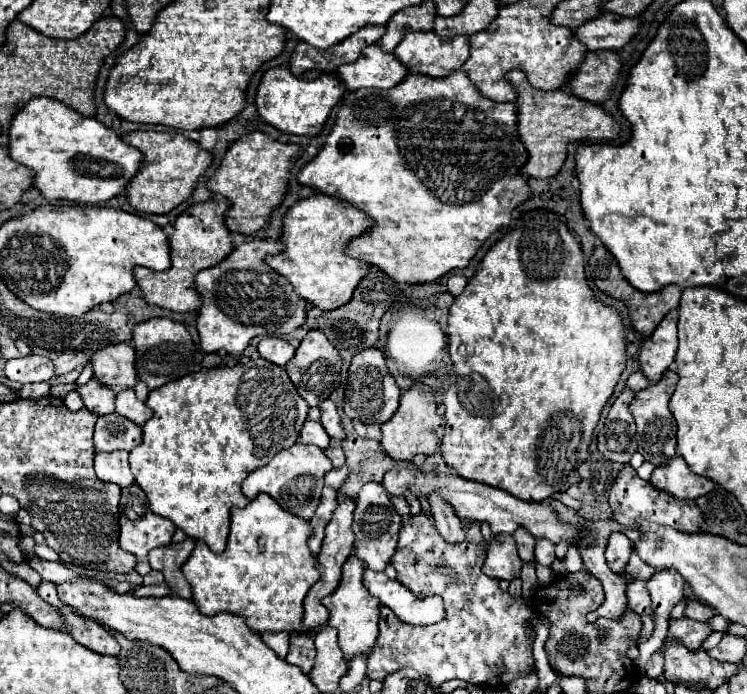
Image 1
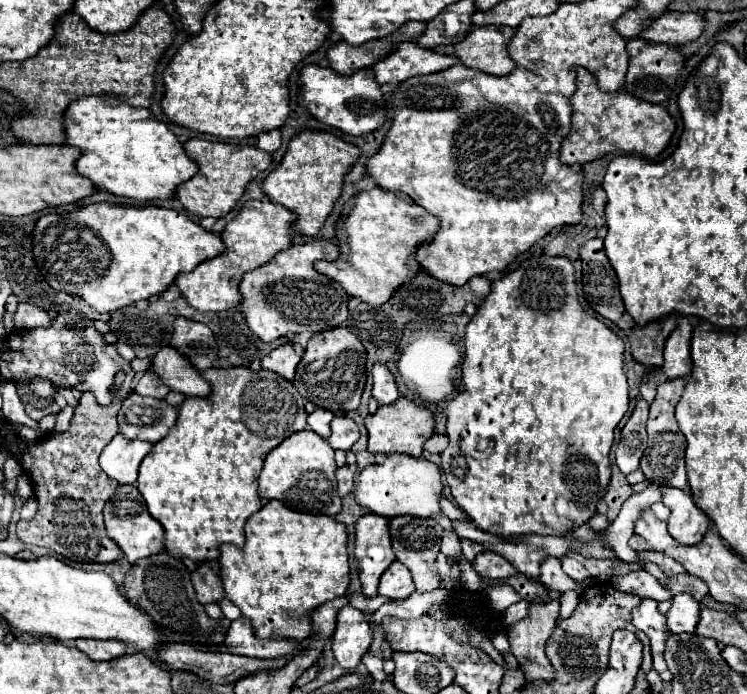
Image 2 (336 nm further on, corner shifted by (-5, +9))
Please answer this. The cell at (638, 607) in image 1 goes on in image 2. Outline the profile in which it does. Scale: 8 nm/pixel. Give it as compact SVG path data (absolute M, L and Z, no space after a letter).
M642 569L634 571L634 573L628 573L628 575L612 577L610 583L616 589L622 589L624 593L634 593L638 597L648 597L648 599L654 599L654 601L666 601L666 599L672 597L670 591L660 587L658 581L650 573L646 573Z

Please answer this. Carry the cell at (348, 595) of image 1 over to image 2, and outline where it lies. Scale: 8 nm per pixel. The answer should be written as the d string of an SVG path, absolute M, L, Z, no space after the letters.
M376 513L362 515L356 523L356 549L360 565L360 581L368 599L378 595L378 579L396 559L388 533L388 519Z

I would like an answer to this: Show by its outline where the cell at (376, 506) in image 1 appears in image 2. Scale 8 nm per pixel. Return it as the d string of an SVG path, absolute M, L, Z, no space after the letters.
M412 515L404 517L392 517L390 519L390 533L392 537L392 547L396 553L396 559L404 563L414 577L416 591L426 593L426 591L436 591L440 587L440 575L436 569L436 555L440 551L440 539L442 539L442 527L440 523L434 521L434 525L426 525L422 519L416 519Z

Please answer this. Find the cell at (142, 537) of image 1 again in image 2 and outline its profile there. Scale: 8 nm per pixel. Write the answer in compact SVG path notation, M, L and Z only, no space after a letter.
M118 485L116 493L104 505L104 525L108 537L124 551L124 557L130 563L164 551L164 529L152 515L148 515L148 509L136 485Z

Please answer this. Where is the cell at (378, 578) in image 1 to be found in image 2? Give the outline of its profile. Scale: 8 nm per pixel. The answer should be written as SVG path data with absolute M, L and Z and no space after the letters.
M394 561L380 577L380 595L388 599L406 599L414 593L414 581L406 565Z

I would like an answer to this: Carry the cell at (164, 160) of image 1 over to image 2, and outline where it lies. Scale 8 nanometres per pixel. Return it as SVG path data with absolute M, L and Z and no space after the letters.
M190 139L184 143L186 153L200 165L196 177L178 187L176 197L182 201L188 213L198 217L214 217L220 219L230 213L240 197L246 191L246 185L258 177L260 171L266 171L272 165L272 155L252 145L226 143L226 141L206 141L206 139Z

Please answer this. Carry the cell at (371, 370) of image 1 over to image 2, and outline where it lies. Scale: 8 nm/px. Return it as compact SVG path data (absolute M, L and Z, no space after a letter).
M376 363L372 369L372 377L374 377L374 387L372 387L372 397L378 403L392 403L398 399L398 389L394 383L394 375L390 373L390 369L384 363Z

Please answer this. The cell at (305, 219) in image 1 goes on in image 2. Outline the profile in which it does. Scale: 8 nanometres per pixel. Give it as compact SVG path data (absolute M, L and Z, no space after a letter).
M380 187L362 191L354 197L350 215L340 223L340 257L332 263L318 261L316 269L318 273L338 281L352 297L374 307L384 305L396 289L420 271L416 249L432 241L438 227L438 217L430 215L404 193L382 191Z

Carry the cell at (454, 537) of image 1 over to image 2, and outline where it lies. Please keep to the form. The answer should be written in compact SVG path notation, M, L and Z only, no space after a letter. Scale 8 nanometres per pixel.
M462 539L462 551L464 551L466 559L468 559L468 561L472 561L478 553L482 553L482 551L484 551L484 547L482 547L480 543L470 541L470 539Z

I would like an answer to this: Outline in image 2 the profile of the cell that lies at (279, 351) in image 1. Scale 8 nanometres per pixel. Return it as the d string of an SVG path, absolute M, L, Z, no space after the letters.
M286 343L262 359L262 369L272 371L290 381L294 377L298 363L300 363L300 355L294 351L294 347L290 343Z

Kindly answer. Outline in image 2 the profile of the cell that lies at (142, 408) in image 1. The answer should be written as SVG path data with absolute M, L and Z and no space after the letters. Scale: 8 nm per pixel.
M154 371L144 373L144 377L136 383L136 393L140 393L140 395L150 395L150 397L162 399L162 397L166 397L168 391L170 389L164 387L164 383L160 381L160 377L156 377Z

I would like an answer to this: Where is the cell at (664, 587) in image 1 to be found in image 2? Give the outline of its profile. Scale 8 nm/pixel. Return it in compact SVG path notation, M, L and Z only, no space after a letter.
M678 593L672 597L672 607L666 619L672 633L694 633L700 621L700 605L688 593Z

